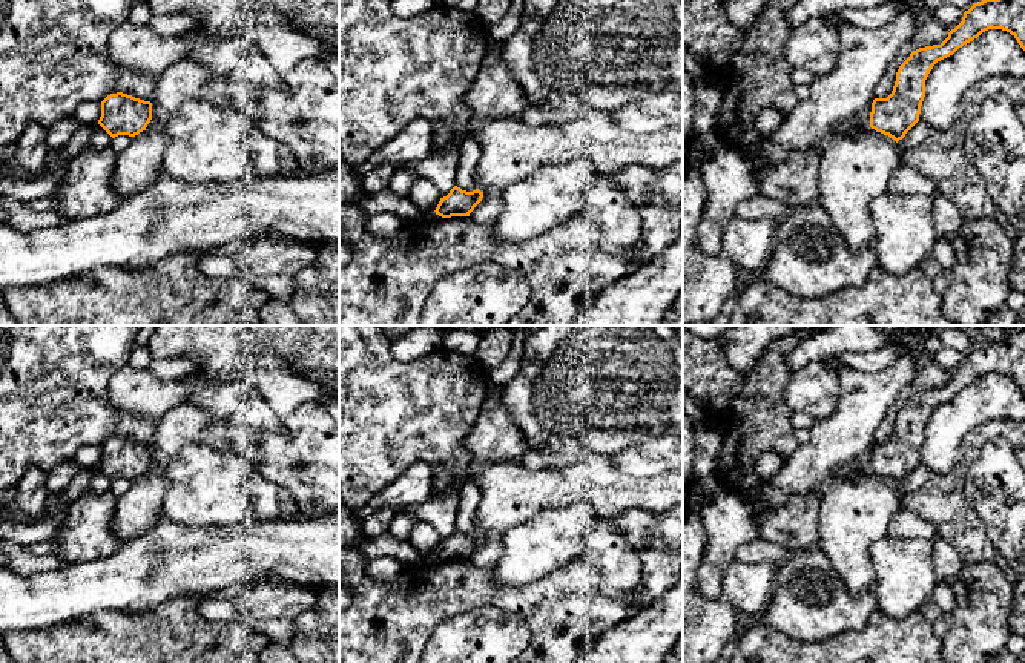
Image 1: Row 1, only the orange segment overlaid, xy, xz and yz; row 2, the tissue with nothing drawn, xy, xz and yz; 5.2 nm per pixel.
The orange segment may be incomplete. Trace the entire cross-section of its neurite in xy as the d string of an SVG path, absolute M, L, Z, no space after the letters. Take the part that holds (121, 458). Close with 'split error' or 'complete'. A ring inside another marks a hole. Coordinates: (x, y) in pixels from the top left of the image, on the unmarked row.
M117 436L101 445L98 468L112 480L135 480L146 474L152 463L152 447Z; complete

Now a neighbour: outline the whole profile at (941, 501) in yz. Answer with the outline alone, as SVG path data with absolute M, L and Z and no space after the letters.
M994 419L965 434L961 459L947 474L933 474L919 490L902 496L902 506L931 522L939 537L954 546L965 563L994 562L1007 580L1016 585L1017 576L988 540L979 516L967 506L965 473L993 437L1004 437L1025 471L1025 421Z

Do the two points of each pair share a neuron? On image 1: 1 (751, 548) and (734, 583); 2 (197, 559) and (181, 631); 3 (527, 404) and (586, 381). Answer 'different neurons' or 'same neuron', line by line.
1: different neurons
2: different neurons
3: same neuron

